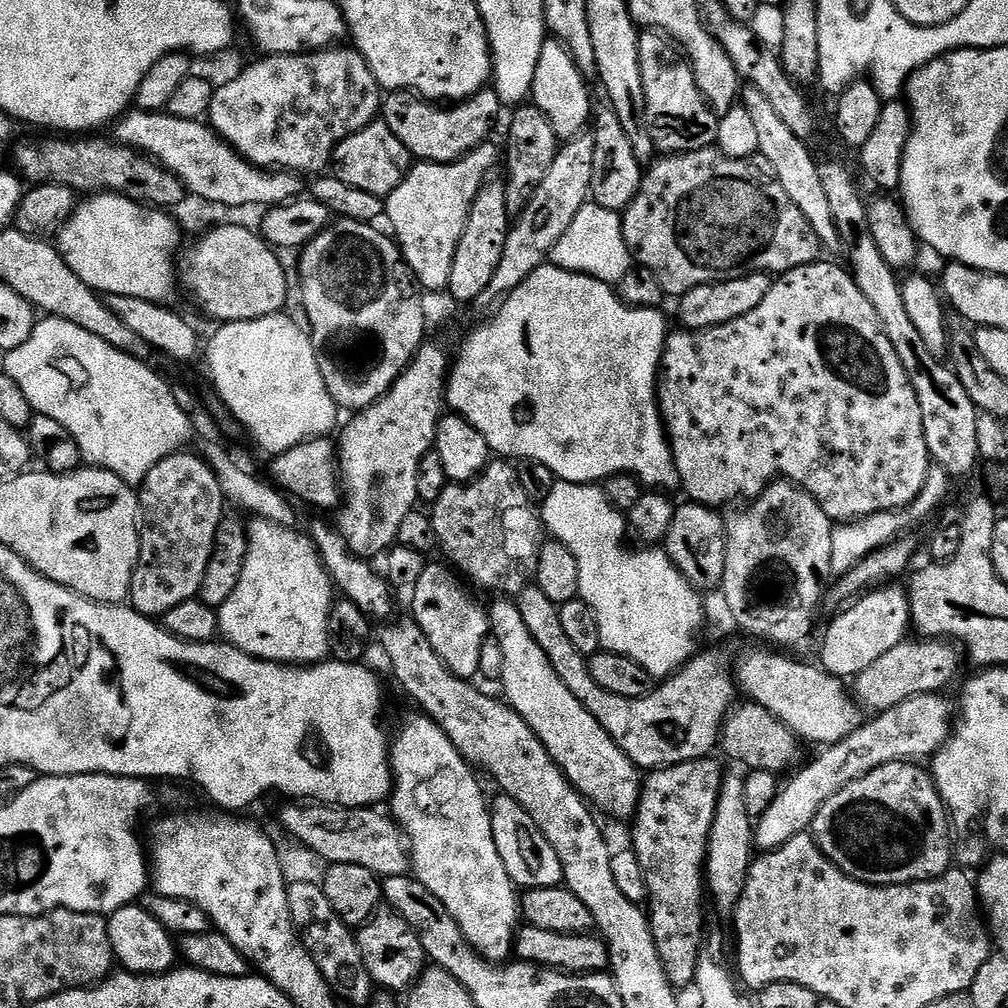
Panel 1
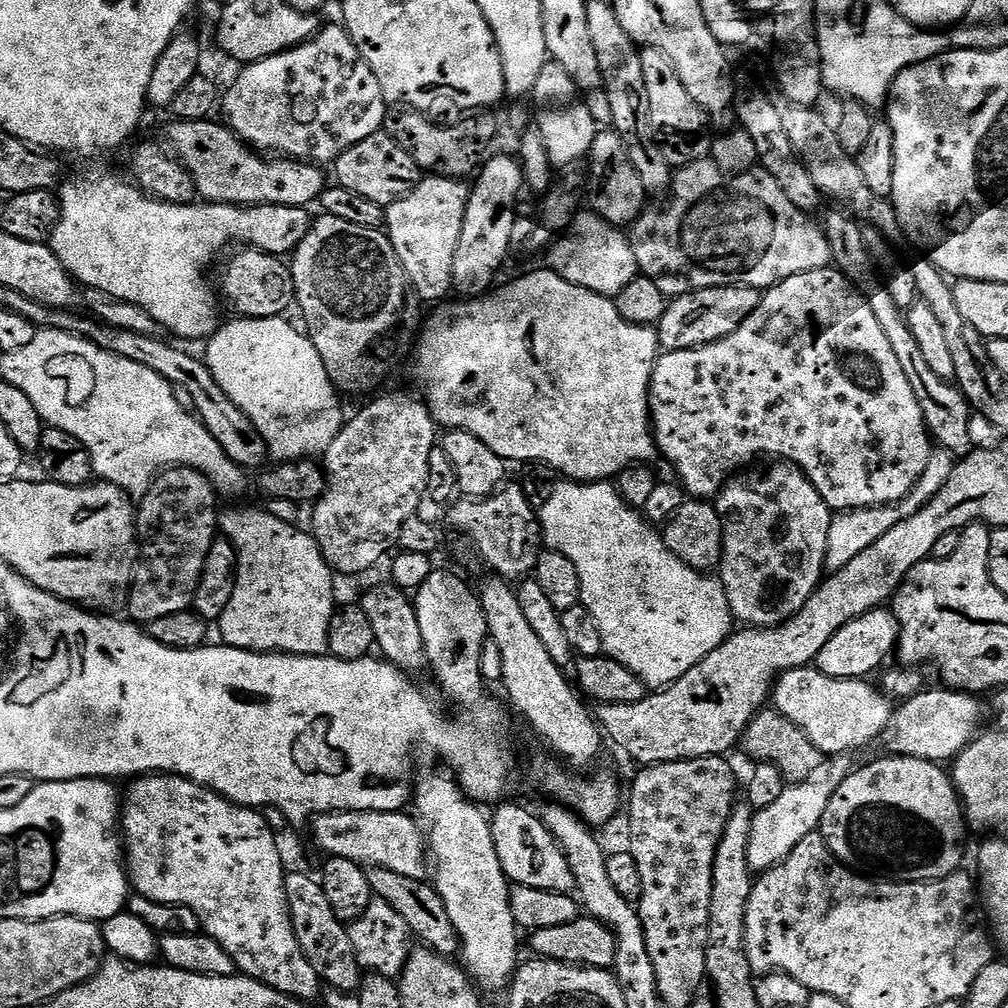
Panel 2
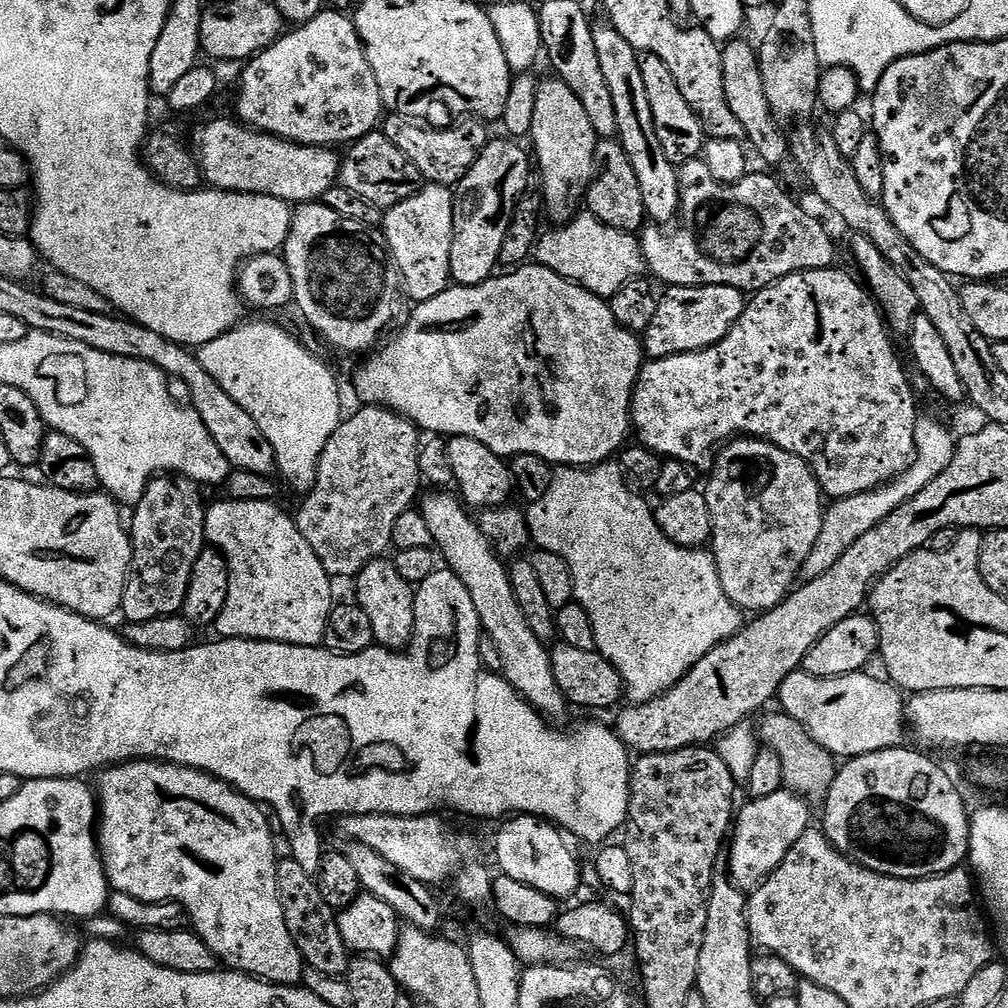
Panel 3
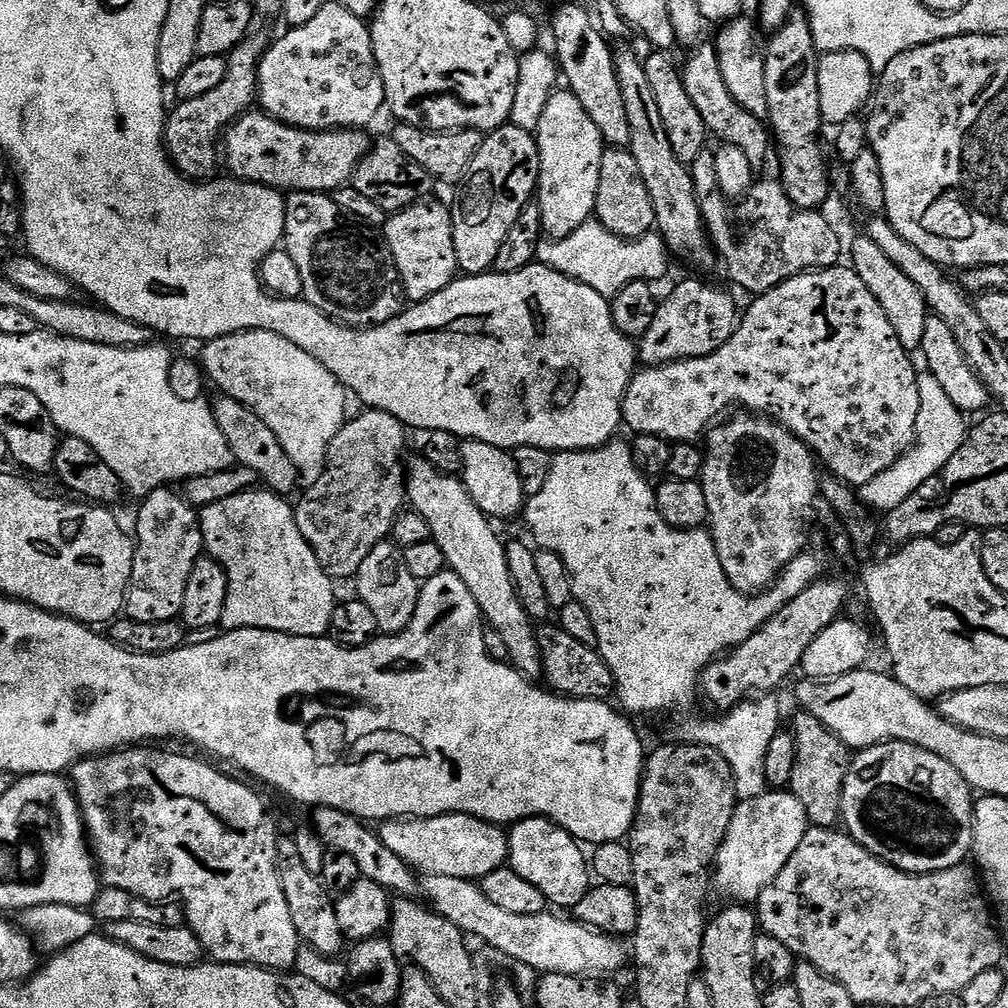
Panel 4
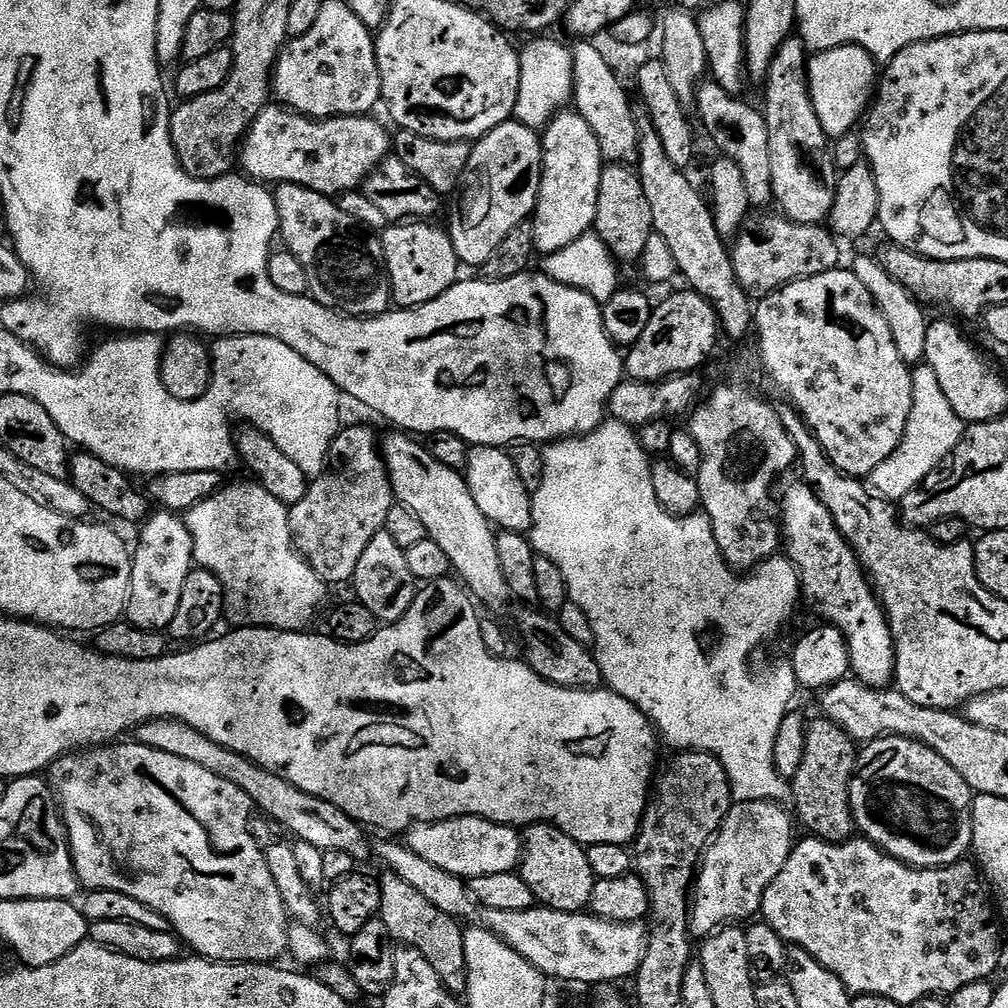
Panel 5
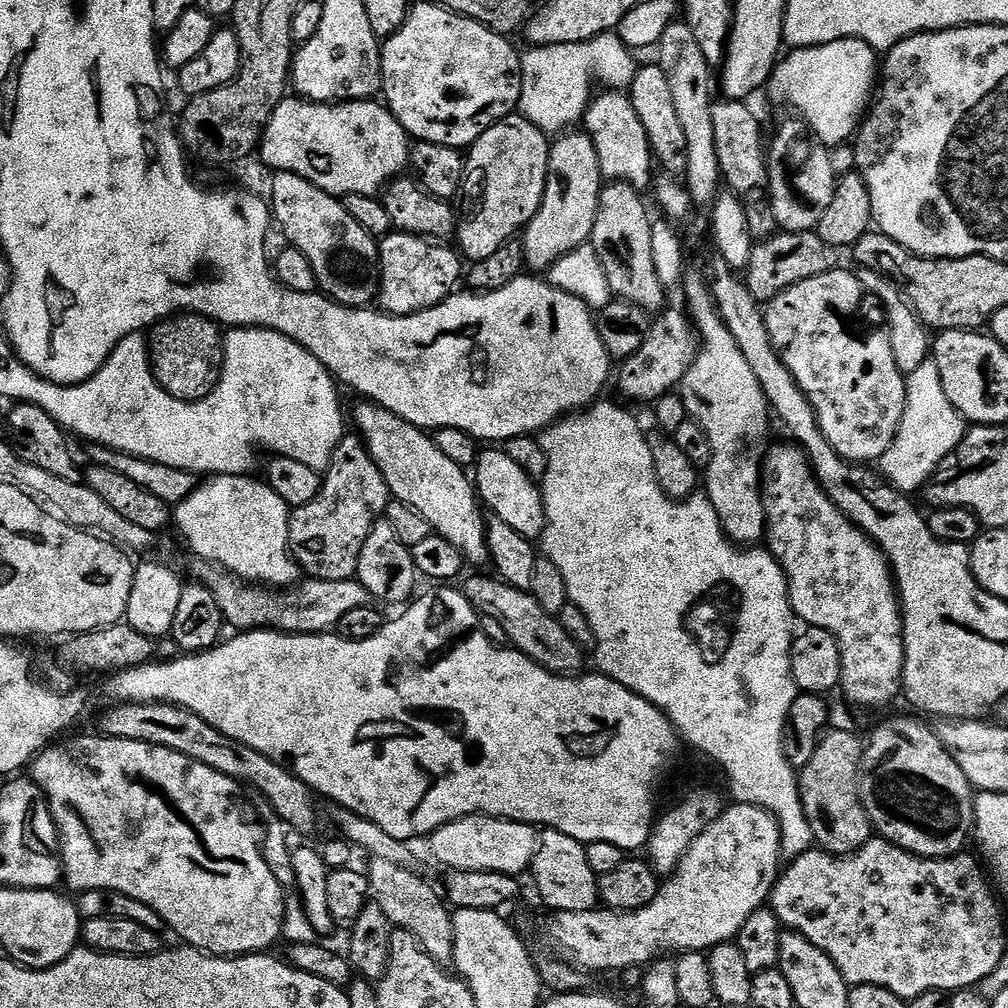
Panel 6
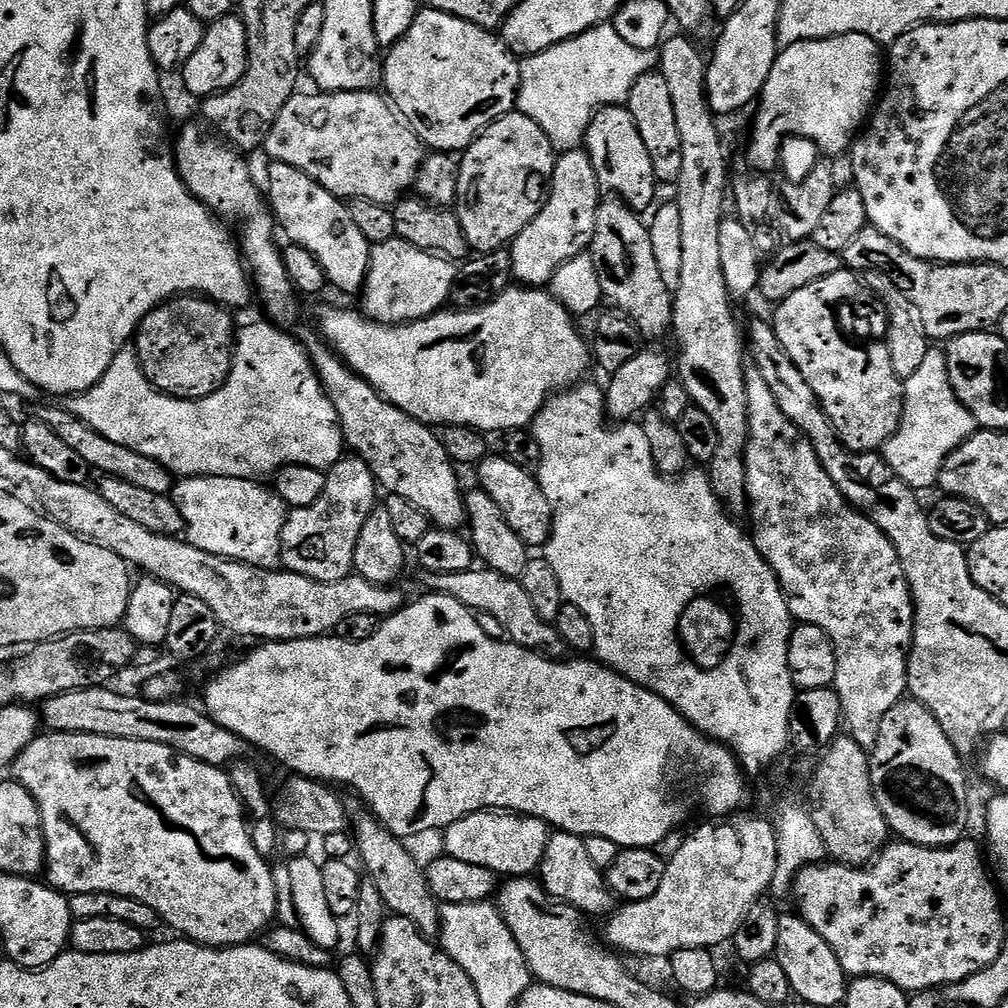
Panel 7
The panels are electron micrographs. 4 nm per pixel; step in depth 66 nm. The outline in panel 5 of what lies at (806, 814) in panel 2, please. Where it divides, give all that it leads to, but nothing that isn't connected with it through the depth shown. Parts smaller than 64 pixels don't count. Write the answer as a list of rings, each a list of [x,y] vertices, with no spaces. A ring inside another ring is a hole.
[[[771,800],[733,803],[728,817],[721,822],[698,865],[698,875],[694,881],[694,903],[690,908],[690,932],[693,937],[711,936],[713,932],[719,932],[725,926],[736,926],[741,922],[751,921],[755,917],[752,915],[760,912],[760,903],[770,882],[778,878],[794,847],[793,817],[788,817],[780,808],[783,807]]]

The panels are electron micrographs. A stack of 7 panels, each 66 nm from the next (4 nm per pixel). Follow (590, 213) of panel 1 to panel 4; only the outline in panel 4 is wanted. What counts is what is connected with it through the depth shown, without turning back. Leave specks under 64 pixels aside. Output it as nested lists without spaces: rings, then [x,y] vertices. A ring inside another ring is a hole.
[[[593,218],[578,226],[578,230],[574,230],[574,234],[564,240],[541,239],[536,260],[563,276],[577,280],[579,284],[590,286],[590,290],[602,294],[605,298],[611,298],[626,286],[630,286],[630,282],[657,282],[656,280],[662,279],[668,272],[670,253],[667,244],[655,230],[647,232],[639,240],[623,240]]]

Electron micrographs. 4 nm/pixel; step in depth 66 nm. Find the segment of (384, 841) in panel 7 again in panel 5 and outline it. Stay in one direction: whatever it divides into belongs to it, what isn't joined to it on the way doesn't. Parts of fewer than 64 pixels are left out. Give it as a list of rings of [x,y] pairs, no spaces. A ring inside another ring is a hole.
[[[388,874],[380,885],[380,914],[379,920],[386,922],[386,930],[390,930],[393,941],[397,945],[413,948],[430,962],[434,974],[444,983],[451,992],[464,994],[468,991],[468,971],[466,970],[466,950],[464,949],[464,928],[461,921],[455,916],[442,914],[438,906],[414,890],[402,878]]]

